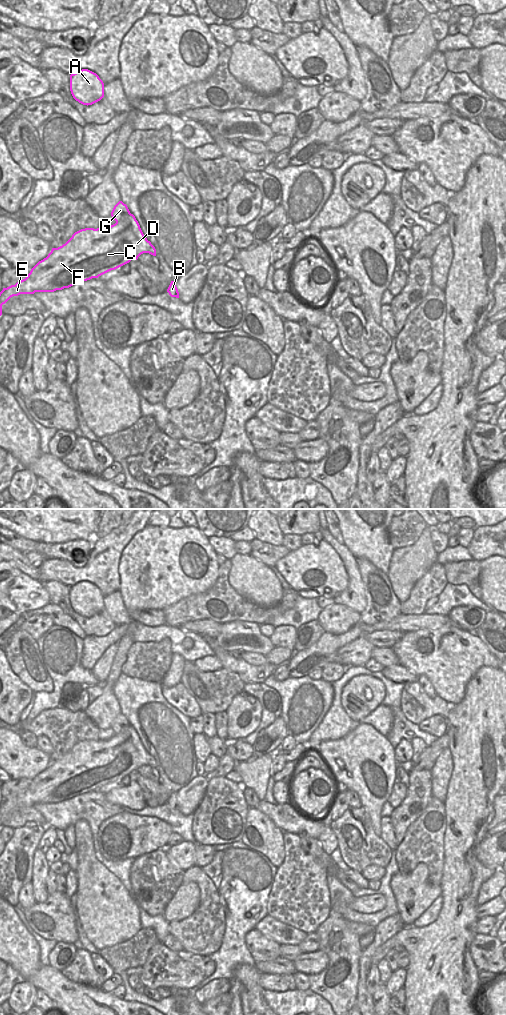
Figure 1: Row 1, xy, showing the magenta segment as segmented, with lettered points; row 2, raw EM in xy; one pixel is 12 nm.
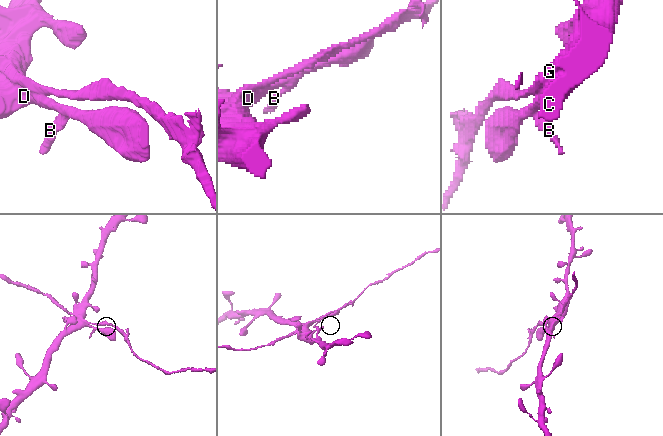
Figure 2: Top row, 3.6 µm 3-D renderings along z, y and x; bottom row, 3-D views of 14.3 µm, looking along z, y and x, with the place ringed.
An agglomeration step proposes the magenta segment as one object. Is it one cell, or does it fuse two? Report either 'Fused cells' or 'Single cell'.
Fused cells

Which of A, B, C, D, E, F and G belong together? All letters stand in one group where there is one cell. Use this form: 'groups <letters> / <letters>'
groups A B C D E F / G

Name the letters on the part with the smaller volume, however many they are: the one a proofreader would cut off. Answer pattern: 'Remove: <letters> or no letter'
Remove: G

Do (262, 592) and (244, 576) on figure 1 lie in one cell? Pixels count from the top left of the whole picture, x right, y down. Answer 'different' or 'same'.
same

